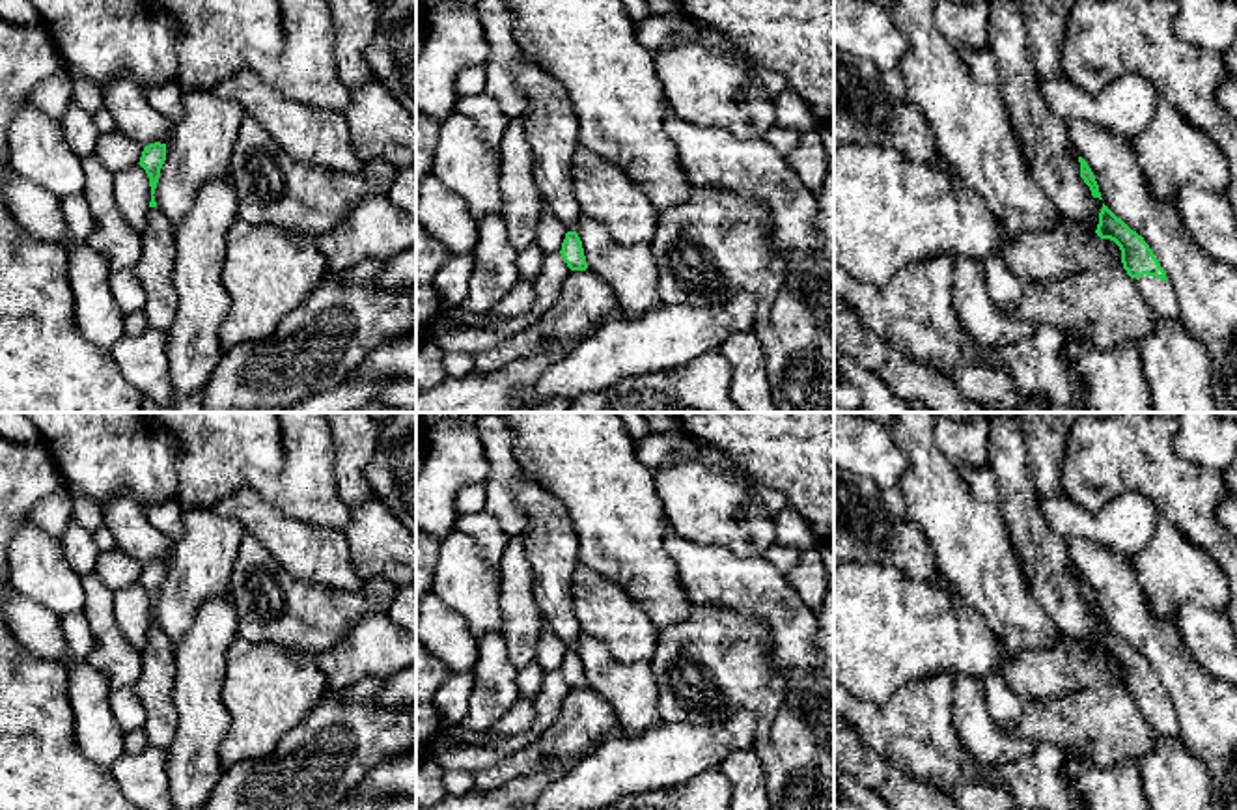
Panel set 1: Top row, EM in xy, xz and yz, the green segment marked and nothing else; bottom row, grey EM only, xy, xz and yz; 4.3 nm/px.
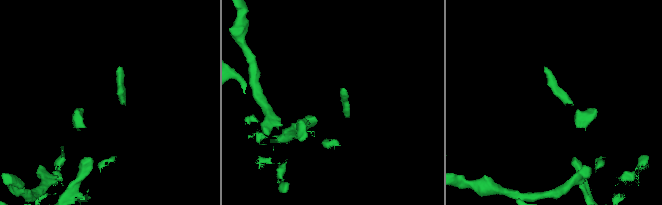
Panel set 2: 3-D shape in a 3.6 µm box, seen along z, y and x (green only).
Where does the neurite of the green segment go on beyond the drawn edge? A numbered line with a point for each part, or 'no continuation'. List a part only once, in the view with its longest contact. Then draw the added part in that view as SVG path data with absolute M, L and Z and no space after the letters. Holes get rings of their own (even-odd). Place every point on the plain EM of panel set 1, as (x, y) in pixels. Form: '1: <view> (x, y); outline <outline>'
1: yz (1159, 712); outline M1138 694L1133 696L1138 709L1146 717L1146 720L1162 735L1177 737L1179 735L1179 722L1170 700L1155 696L1155 694Z

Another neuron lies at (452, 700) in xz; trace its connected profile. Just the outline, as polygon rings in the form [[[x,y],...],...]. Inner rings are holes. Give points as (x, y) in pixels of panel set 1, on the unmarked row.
[[[452,672],[448,681],[438,689],[435,704],[444,728],[457,726],[468,711],[474,692],[472,672]]]

